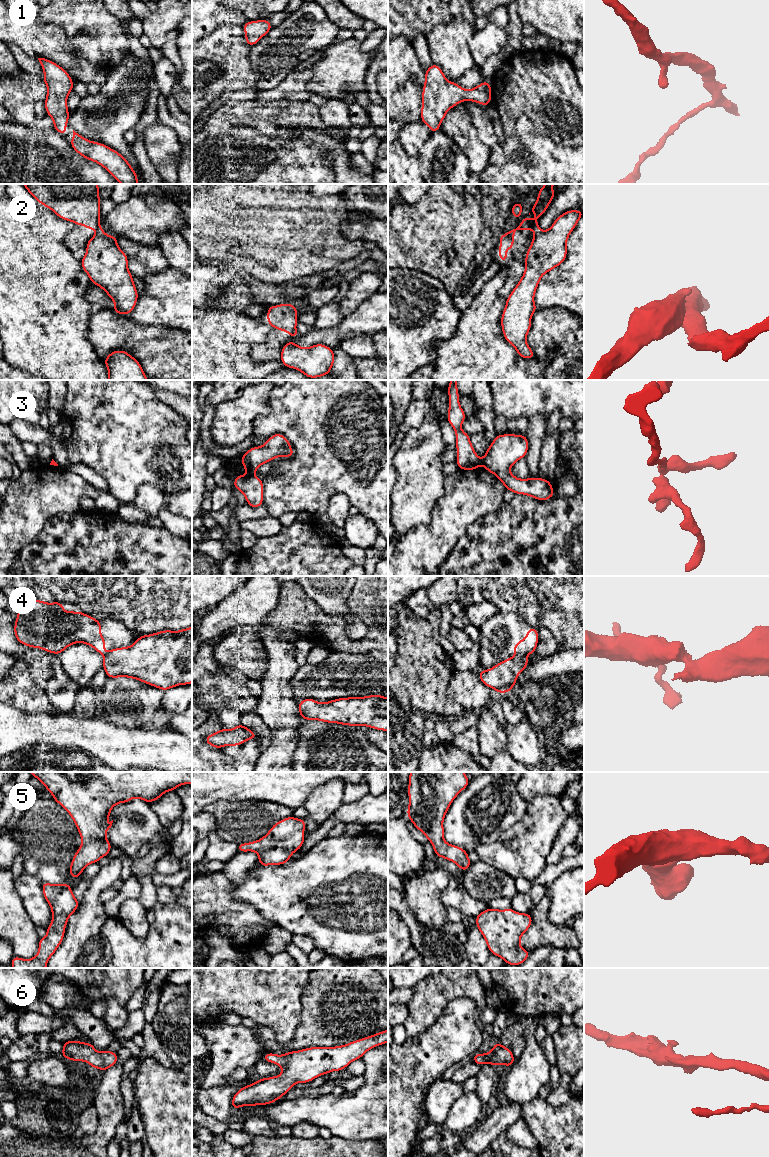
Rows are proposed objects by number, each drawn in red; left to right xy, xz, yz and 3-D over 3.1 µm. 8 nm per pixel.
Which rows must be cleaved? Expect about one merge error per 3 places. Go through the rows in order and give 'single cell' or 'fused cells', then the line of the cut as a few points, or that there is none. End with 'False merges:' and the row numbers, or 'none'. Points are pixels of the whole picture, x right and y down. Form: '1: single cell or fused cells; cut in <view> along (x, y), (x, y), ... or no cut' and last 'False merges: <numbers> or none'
1: single cell; no cut
2: fused cells; cut in xy along (99, 226), (97, 230)
3: fused cells; cut in xz along (248, 473), (252, 474)
4: fused cells; cut in yz along (517, 653), (526, 656)
5: single cell; no cut
6: single cell; no cut
False merges: 2, 3, 4

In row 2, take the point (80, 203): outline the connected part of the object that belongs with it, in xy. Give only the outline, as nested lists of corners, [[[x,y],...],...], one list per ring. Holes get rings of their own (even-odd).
[[[23,184],[27,191],[58,217],[88,229],[100,227],[98,184]]]

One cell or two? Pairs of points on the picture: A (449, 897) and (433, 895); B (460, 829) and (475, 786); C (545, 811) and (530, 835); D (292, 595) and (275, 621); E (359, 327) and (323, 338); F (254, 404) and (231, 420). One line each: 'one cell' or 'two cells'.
A: two cells
B: one cell
C: one cell
D: one cell
E: one cell
F: one cell

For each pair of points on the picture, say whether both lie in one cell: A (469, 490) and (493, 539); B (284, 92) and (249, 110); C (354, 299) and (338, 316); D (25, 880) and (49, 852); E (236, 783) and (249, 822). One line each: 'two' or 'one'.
A: two
B: two
C: two
D: two
E: two

